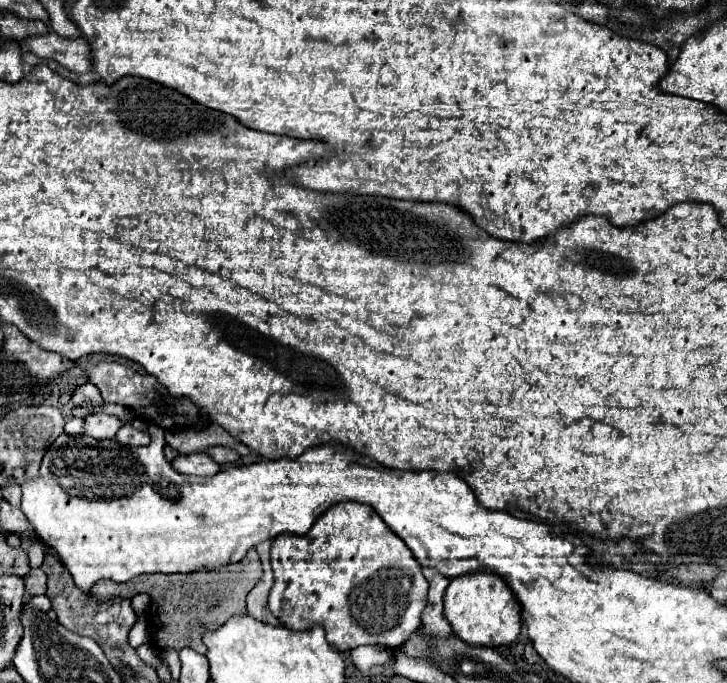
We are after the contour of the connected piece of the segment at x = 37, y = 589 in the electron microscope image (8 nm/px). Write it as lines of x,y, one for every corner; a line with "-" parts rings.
43,572
29,574
29,576
25,576
23,580
25,580
25,590
27,590
31,596
45,592
45,582
47,582
47,578
45,578

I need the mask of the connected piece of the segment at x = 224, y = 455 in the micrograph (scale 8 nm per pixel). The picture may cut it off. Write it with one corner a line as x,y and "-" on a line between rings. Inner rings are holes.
213,446
213,448
207,448
207,454
217,462
217,464
233,464
239,460
239,454
227,446

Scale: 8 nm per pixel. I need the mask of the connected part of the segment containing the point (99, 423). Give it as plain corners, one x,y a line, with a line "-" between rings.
91,414
85,418
85,436
97,438
97,440
105,440
105,438
113,438
117,434
117,430
123,426
123,422
115,416
107,416
107,414

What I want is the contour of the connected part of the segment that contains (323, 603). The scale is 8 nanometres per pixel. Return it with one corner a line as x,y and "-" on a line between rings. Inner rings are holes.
339,502
335,504
333,508
329,508
315,524
313,528
309,530
307,536
291,536
291,534
281,534
277,536
271,544
271,568
273,568
274,584
269,593
269,610
273,612
275,618
283,620
283,624
291,630
303,630
305,628
311,628
311,624
321,624
327,632
327,642
337,648
339,652
345,652
345,650
353,650
361,644
381,644
381,646
387,646
387,648
399,648
417,628
421,628
421,614
423,614
423,608
425,608
425,600
427,600
427,580
421,572
421,566
413,566
413,568
385,568
385,556
389,554
387,550
393,552
393,548
407,548
403,544
403,540
399,540
399,536
395,536
395,532
391,532
387,528
387,524
383,524
383,520
379,518
379,514
371,508
371,506
365,506
365,504
359,504
359,502

